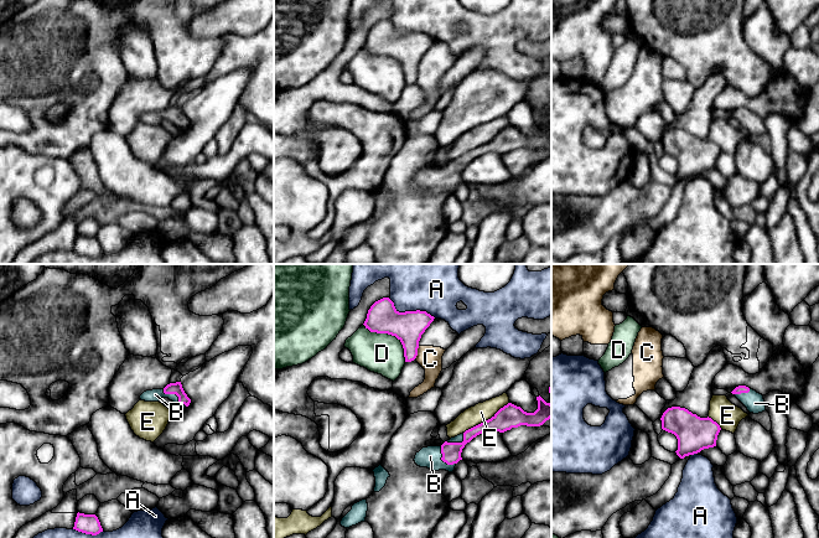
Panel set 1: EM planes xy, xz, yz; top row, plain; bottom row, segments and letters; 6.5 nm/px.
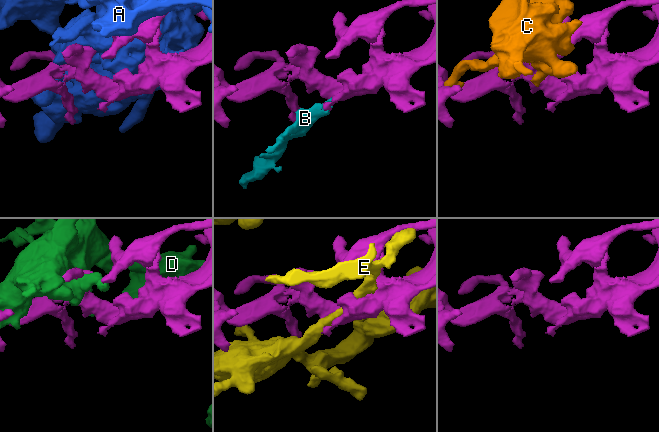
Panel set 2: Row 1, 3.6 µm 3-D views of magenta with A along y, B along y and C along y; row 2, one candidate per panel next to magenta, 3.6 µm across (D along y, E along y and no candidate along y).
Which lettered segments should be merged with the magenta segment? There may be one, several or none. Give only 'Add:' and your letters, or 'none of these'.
Add: B

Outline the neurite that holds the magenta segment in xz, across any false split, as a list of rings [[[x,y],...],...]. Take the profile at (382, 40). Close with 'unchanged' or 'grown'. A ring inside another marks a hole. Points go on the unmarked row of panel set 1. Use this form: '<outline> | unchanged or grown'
[[[383,20],[370,29],[363,47],[370,55],[395,58],[403,67],[405,84],[411,84],[418,78],[421,57],[434,41],[420,32],[399,35],[389,20]]] | unchanged

